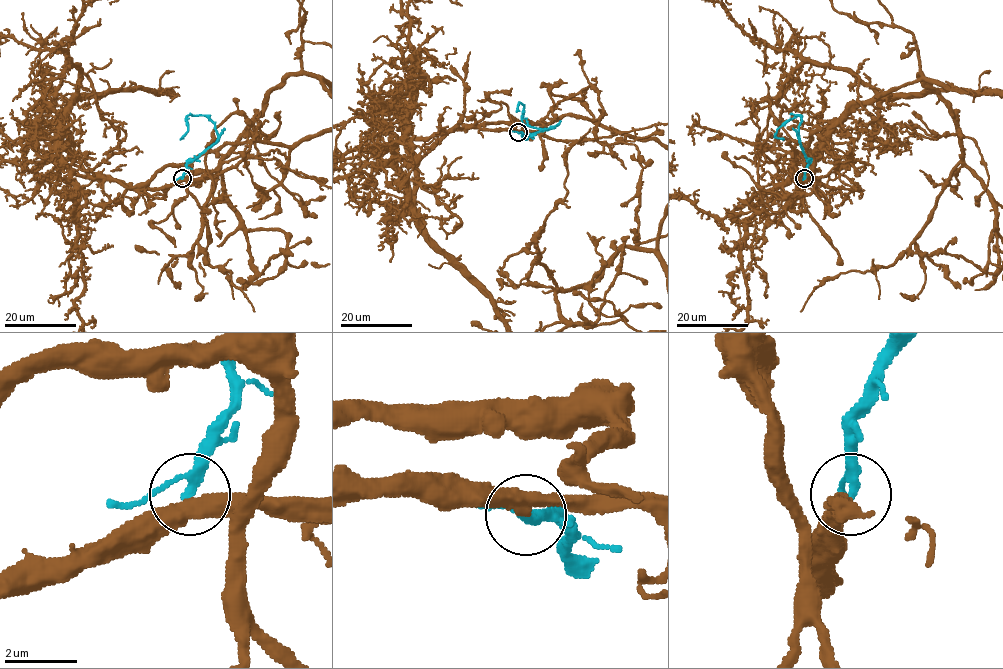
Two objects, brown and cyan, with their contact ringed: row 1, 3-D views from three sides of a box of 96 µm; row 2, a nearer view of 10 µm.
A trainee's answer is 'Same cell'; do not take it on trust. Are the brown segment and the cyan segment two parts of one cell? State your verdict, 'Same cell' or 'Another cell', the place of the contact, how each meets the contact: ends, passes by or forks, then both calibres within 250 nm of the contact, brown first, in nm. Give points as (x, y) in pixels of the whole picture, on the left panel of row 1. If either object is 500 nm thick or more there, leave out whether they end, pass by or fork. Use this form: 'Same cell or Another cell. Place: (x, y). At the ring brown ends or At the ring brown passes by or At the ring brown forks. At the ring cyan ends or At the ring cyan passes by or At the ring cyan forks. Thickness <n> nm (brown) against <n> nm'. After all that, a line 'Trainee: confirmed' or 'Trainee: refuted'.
Same cell. Place: (182, 178). At the ring brown passes by. At the ring cyan passes by. Thickness 380 nm (brown) against 220 nm
Trainee: confirmed

